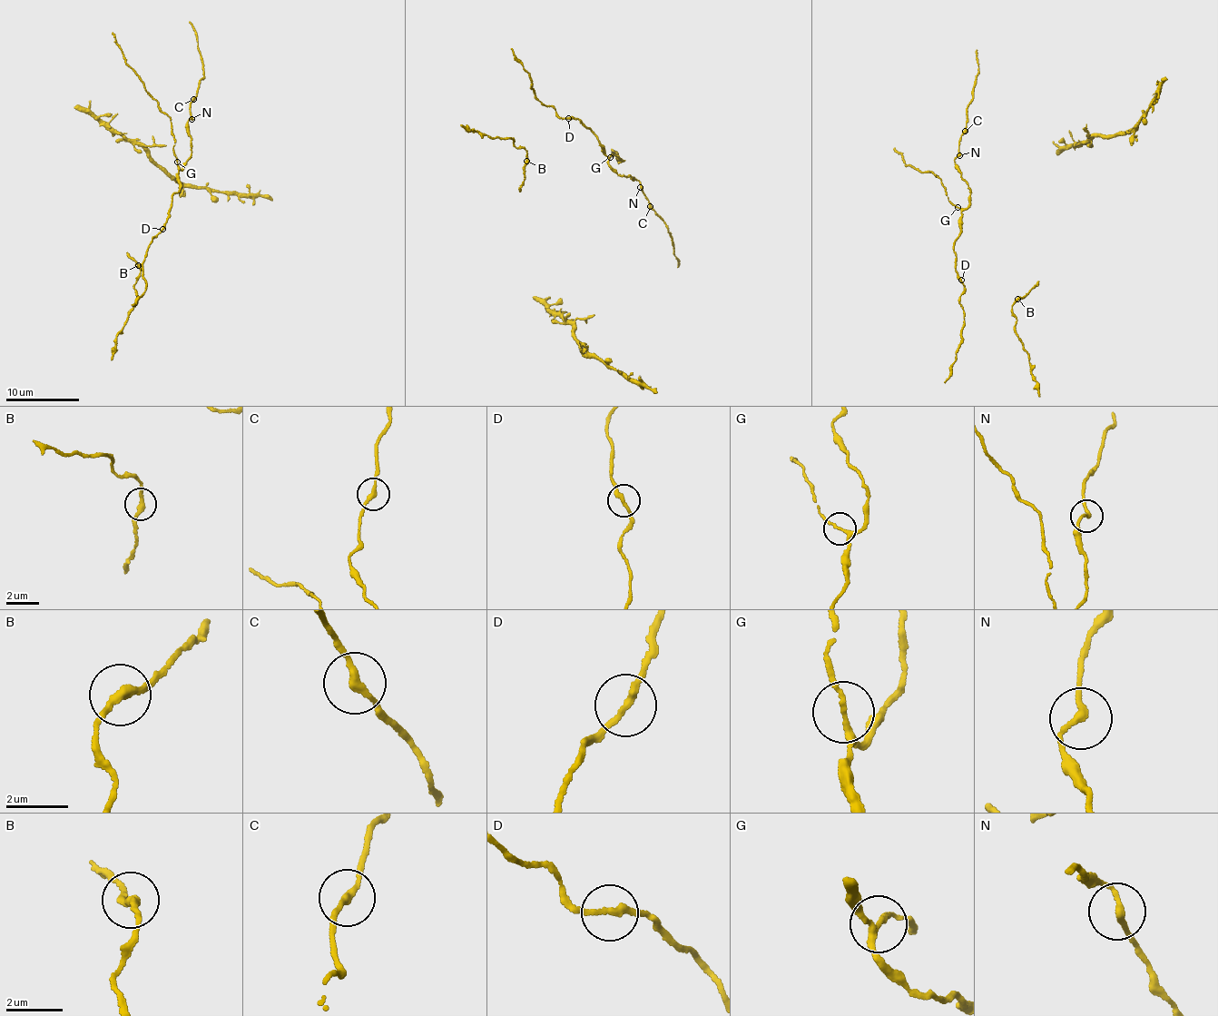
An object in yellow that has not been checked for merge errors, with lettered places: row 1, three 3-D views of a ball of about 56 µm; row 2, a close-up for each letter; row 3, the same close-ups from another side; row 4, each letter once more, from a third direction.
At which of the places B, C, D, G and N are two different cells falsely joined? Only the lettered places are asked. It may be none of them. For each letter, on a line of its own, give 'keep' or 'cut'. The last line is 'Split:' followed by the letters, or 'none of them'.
B: keep
C: keep
D: keep
G: keep
N: keep
Split: none of them

